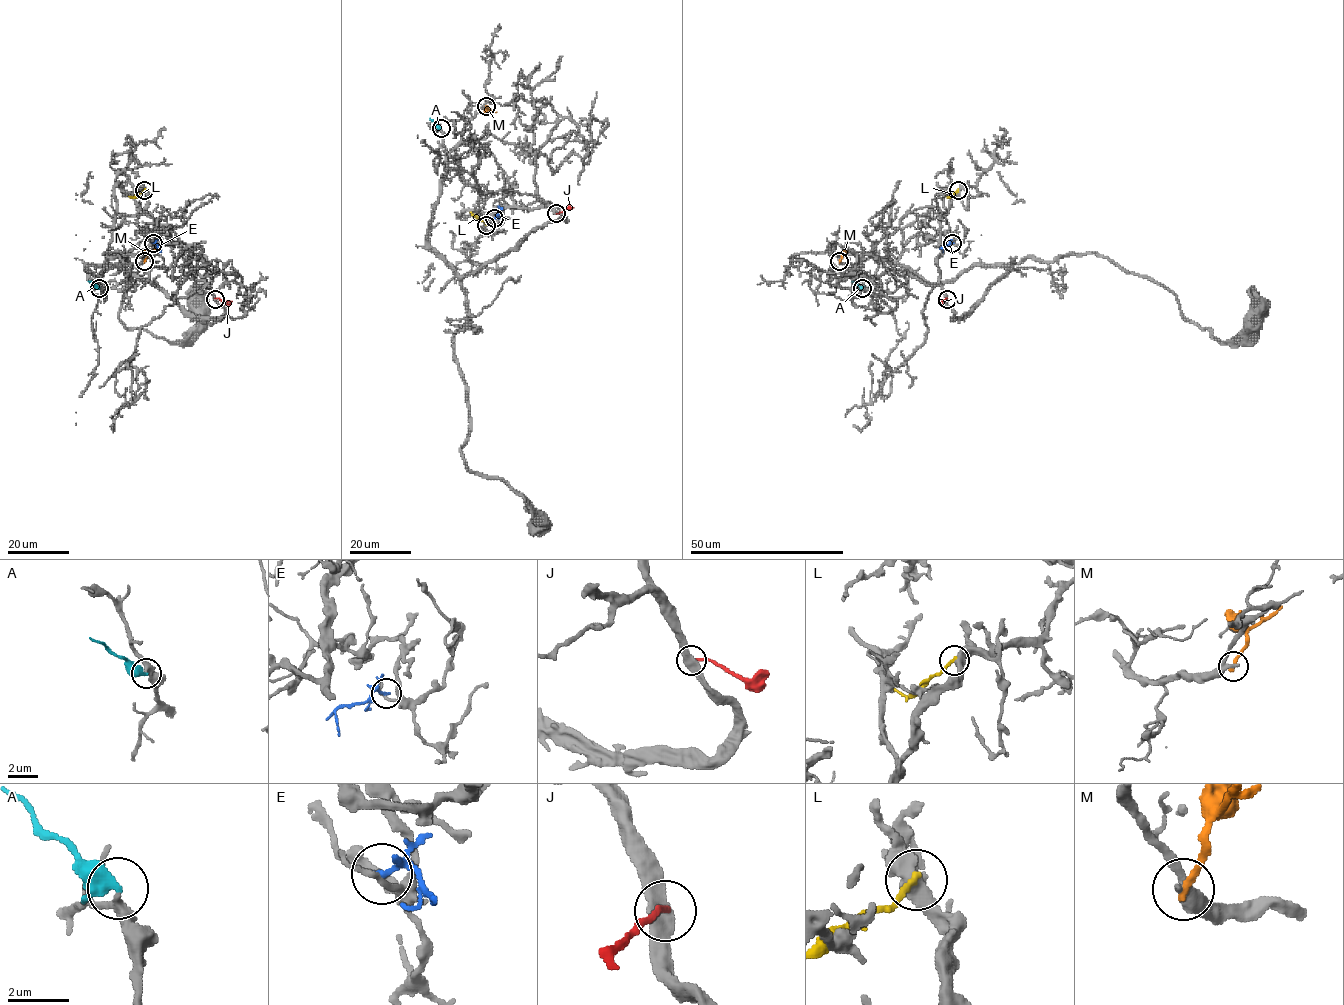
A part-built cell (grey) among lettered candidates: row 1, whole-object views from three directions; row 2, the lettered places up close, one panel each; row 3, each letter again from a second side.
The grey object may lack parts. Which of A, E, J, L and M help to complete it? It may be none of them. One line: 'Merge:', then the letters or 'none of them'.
Merge: none of them

